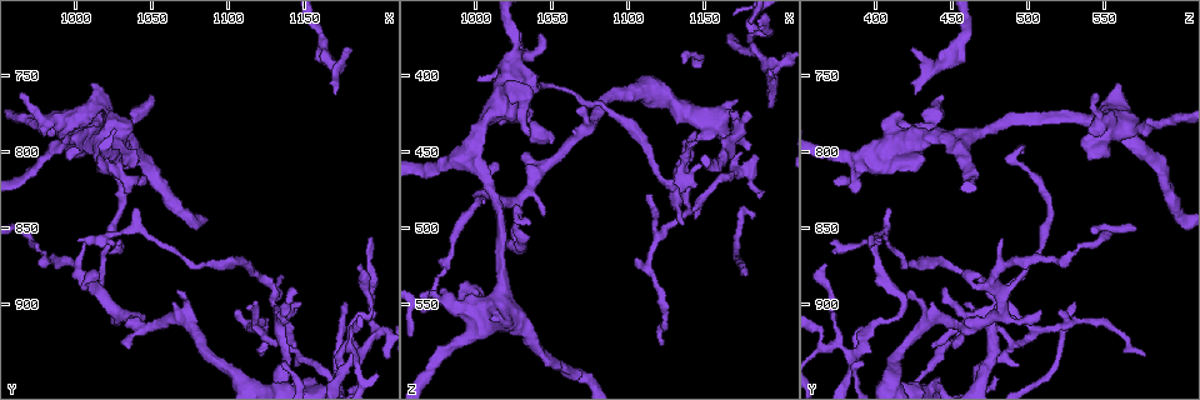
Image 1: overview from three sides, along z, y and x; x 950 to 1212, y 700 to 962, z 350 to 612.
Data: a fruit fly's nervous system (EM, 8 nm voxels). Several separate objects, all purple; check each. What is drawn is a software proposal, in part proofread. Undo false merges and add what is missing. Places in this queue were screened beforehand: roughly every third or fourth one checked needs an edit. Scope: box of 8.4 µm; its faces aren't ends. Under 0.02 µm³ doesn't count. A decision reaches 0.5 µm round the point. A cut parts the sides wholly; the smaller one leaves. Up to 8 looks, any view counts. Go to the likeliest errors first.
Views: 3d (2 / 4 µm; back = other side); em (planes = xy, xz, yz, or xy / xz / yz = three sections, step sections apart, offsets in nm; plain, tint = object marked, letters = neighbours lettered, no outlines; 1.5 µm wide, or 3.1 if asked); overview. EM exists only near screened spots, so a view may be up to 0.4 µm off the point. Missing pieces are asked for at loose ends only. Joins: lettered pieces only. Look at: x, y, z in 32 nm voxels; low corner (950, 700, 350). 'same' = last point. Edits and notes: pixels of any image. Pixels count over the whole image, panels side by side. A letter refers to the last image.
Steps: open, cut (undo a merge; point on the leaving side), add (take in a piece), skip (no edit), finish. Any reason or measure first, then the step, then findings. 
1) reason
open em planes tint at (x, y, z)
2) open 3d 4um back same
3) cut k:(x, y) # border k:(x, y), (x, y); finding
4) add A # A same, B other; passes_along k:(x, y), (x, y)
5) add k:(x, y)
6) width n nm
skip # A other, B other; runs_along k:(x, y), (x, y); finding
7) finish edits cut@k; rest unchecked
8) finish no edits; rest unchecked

branch stops here
open em xz step 4 letters at (1168, 760, 428)

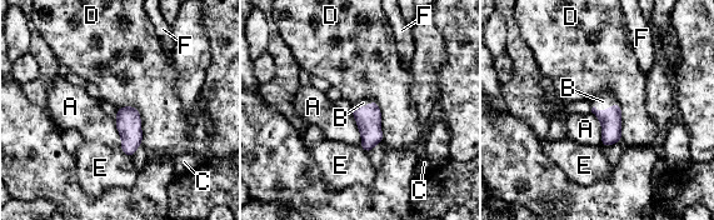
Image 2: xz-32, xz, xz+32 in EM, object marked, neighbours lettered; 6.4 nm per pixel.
cut it another way
open em planes letters same

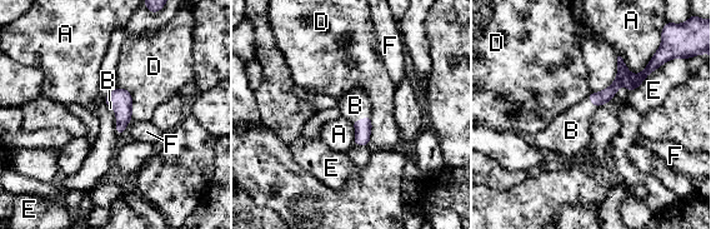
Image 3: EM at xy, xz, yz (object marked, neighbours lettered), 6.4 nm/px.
add B # A other, B same, D other, E other, F other; passes_along 3:(362, 128), (361, 119), (355, 105); the neuron continues

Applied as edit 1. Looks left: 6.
free end
open em planes letters at (1050, 762, 444)

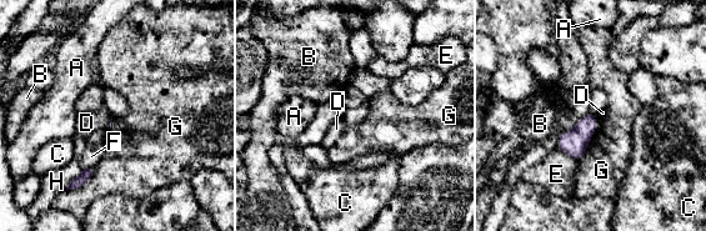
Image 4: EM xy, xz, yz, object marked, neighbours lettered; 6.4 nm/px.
skip # A other, B other, C other, D other, E other, F other, G other, H other; border 4:(597, 121), (587, 147), (579, 161); no lettered piece goes on from it

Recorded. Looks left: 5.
four-way junction
open em xy step 4 tint at (1182, 928, 372)

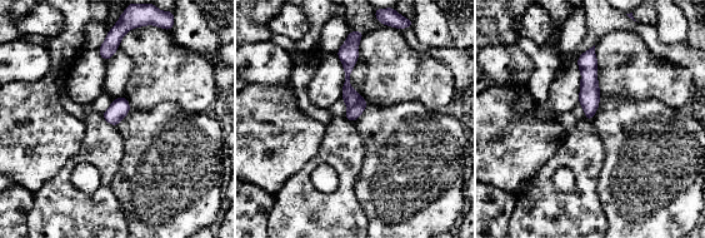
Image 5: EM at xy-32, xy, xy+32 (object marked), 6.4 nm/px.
open em planes letters same

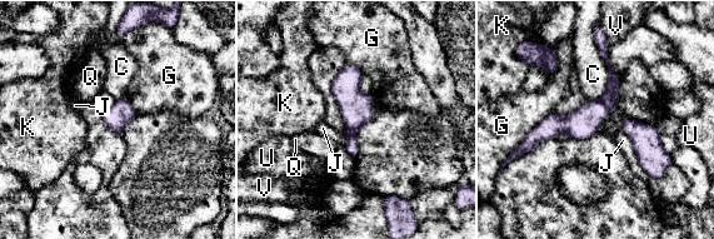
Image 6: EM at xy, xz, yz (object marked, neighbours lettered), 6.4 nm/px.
cut 6:(610, 99) # C other, G other, J other, K other, Q other, U other, V other; border 6:(600, 99), (608, 111); two neurons meet here

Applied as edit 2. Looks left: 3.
finish edits add@3, cut@6; rest unchecked

